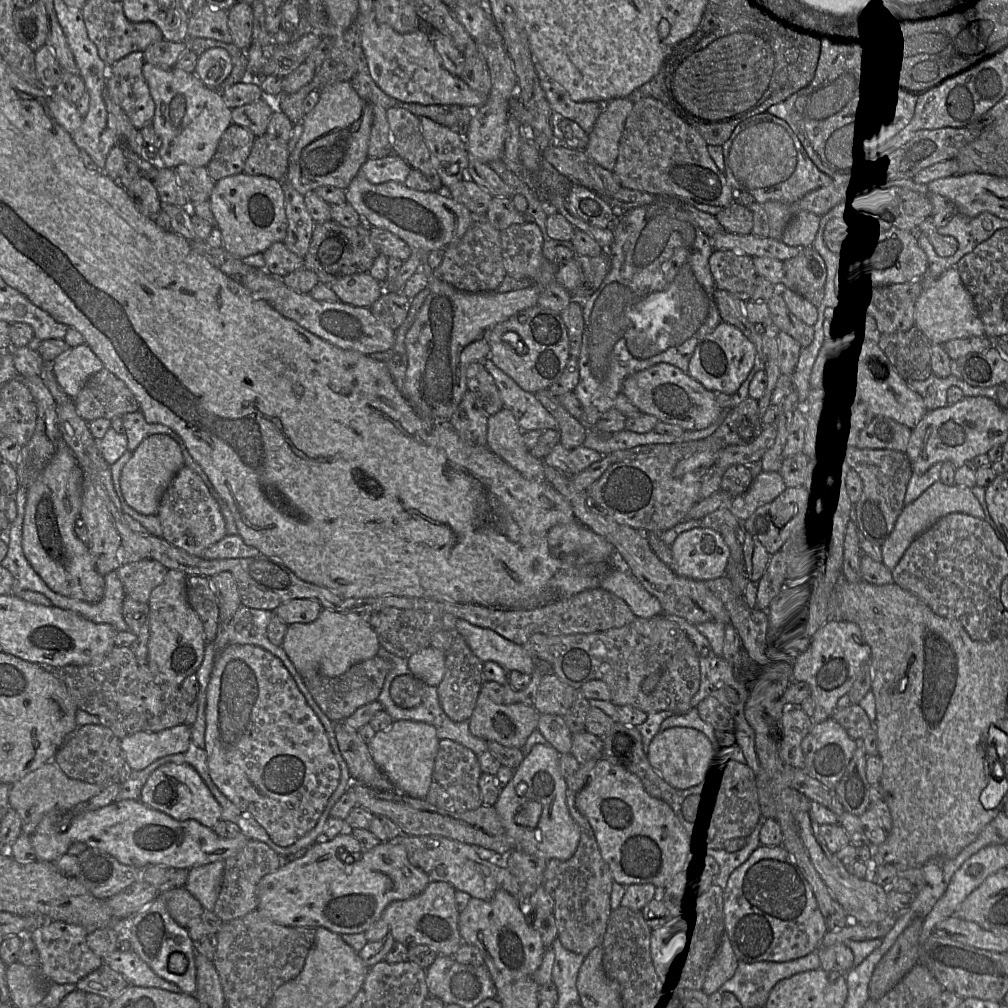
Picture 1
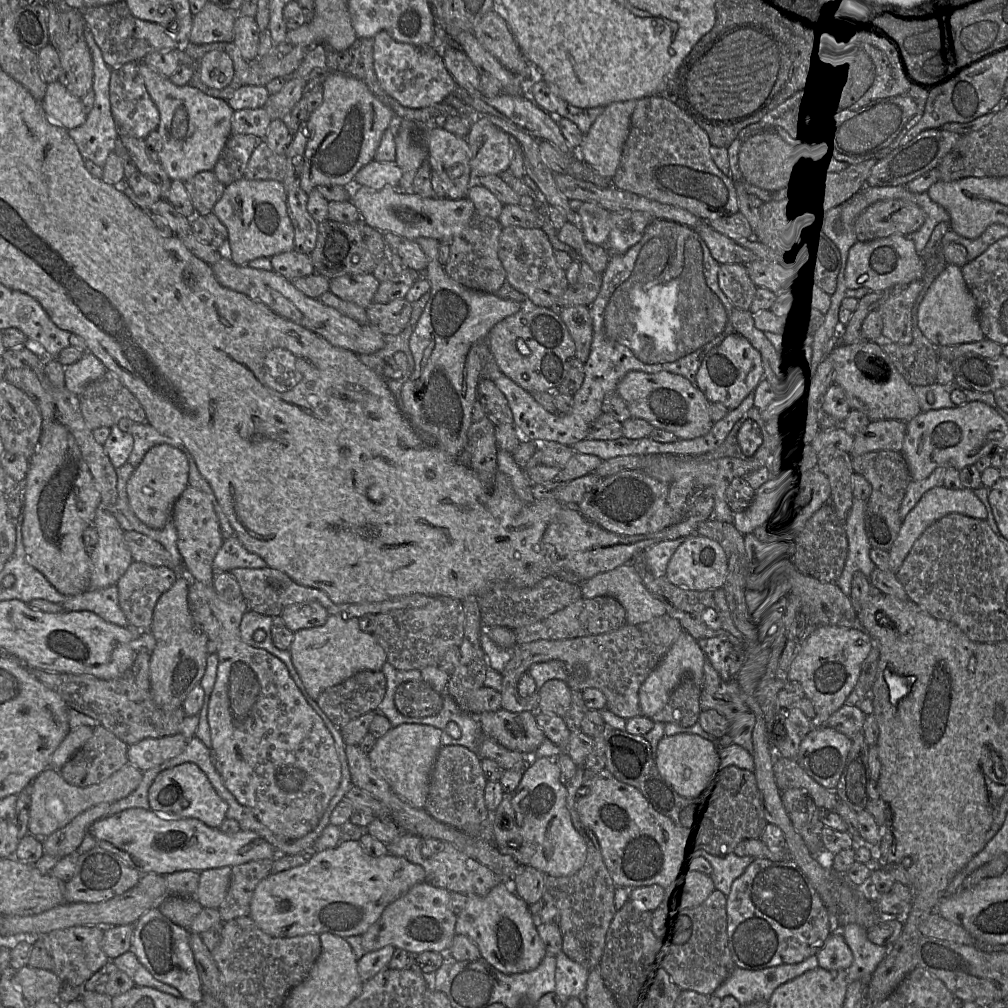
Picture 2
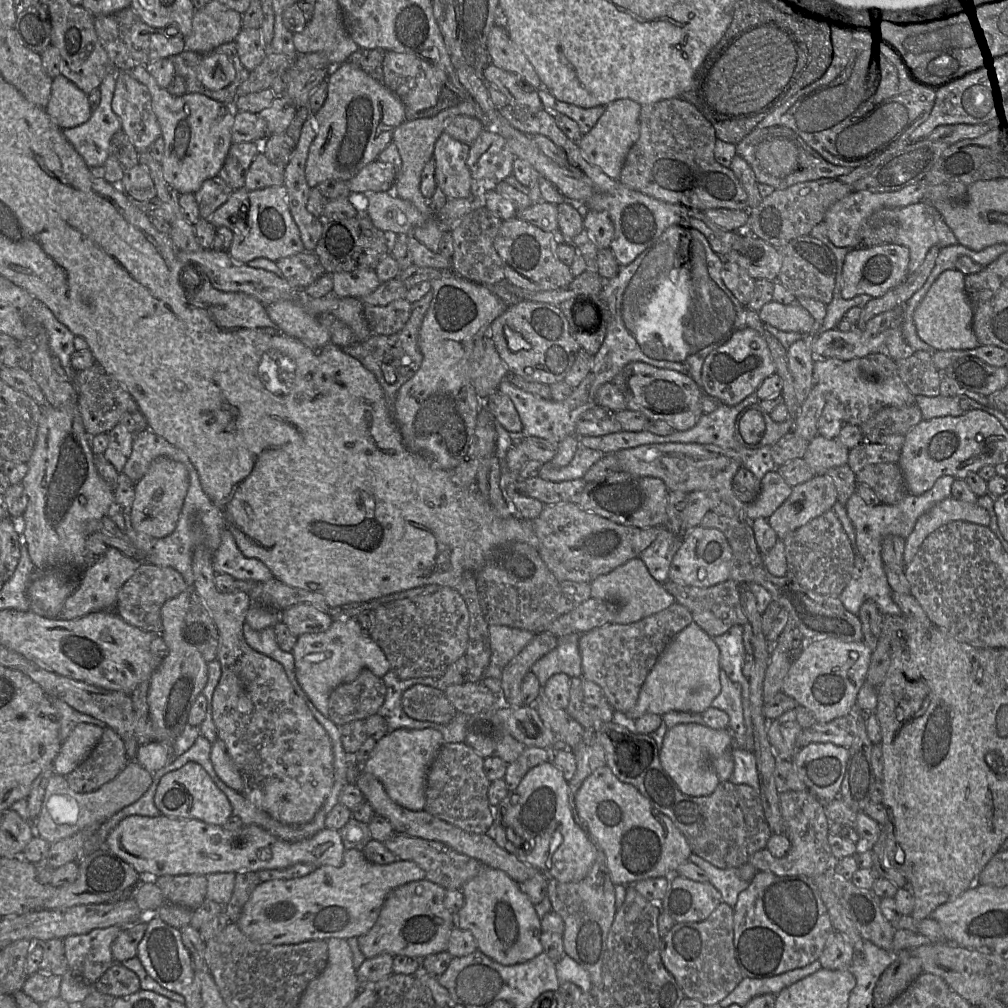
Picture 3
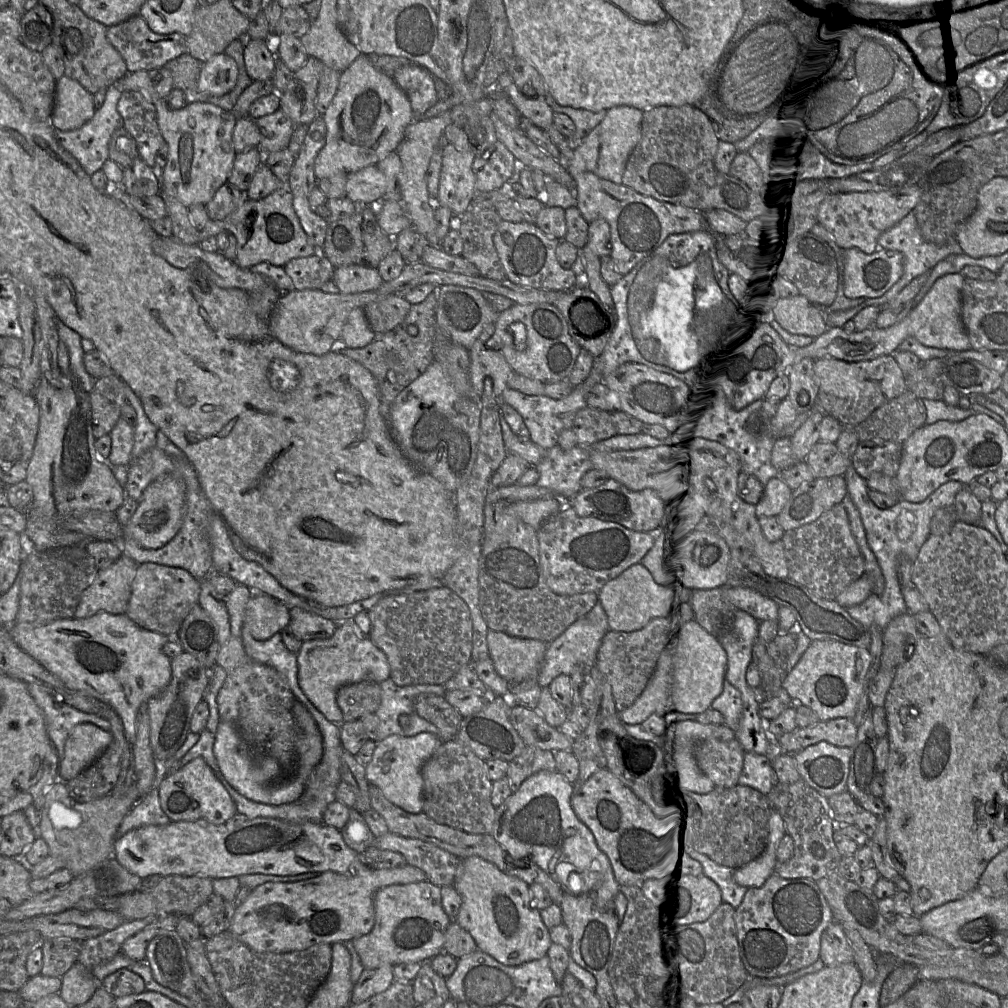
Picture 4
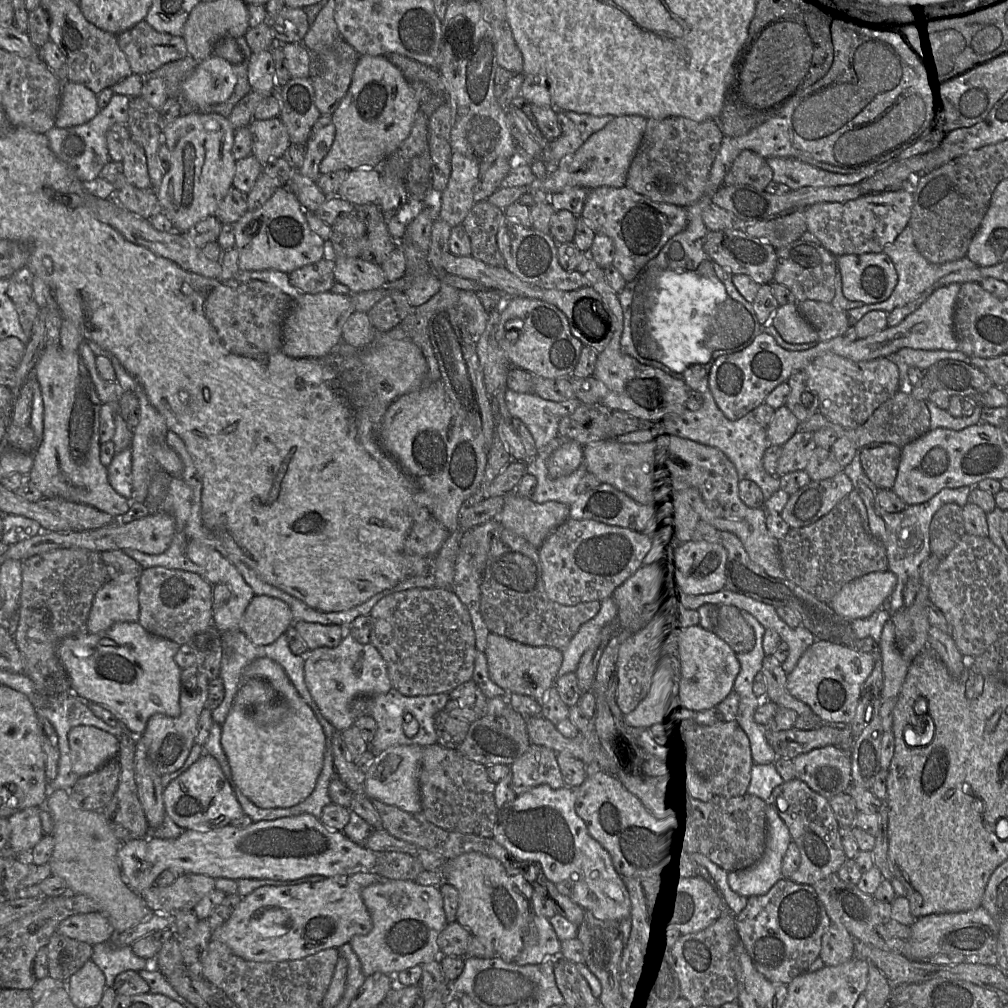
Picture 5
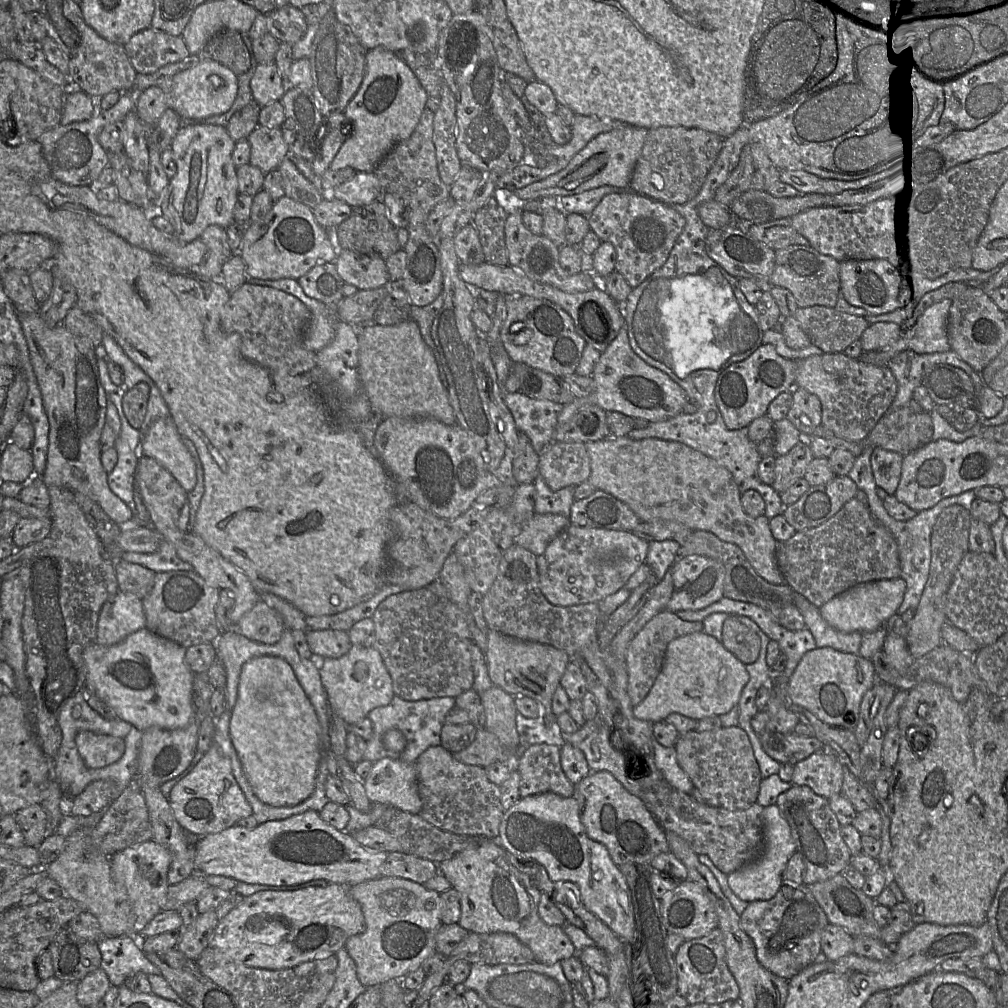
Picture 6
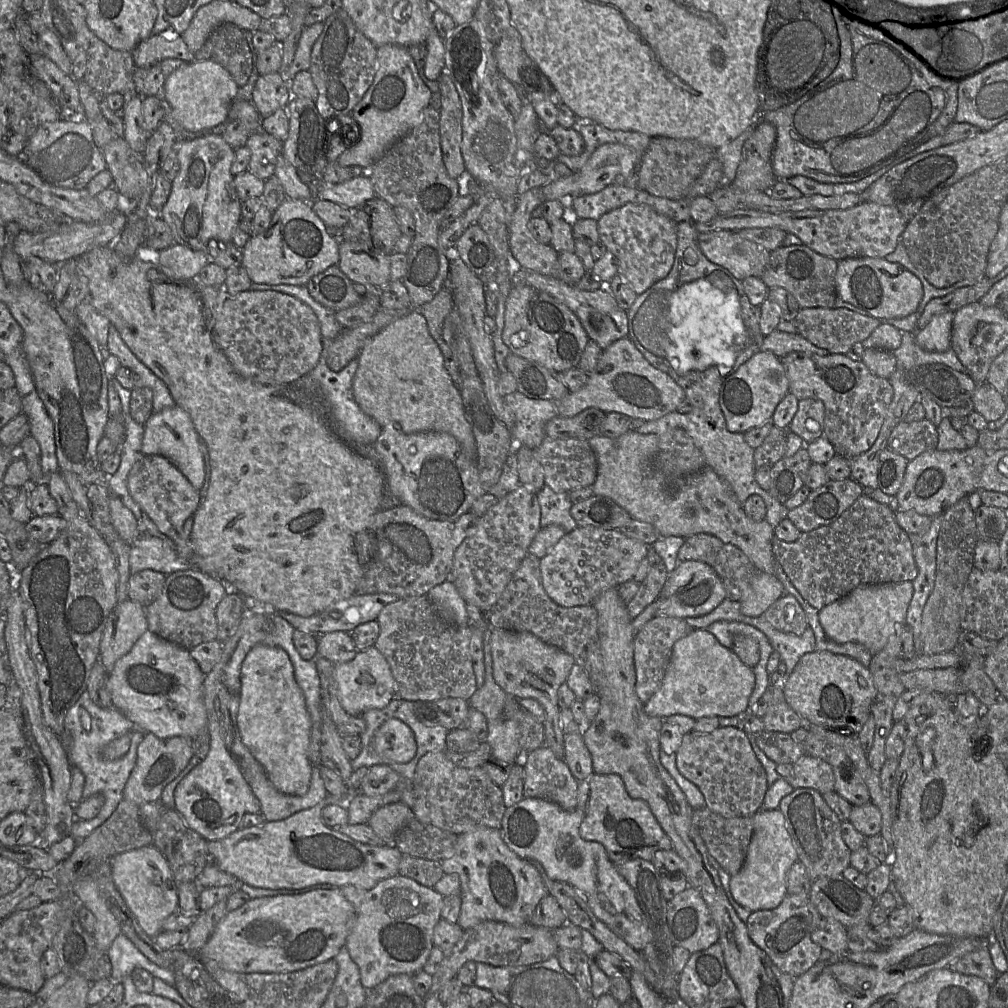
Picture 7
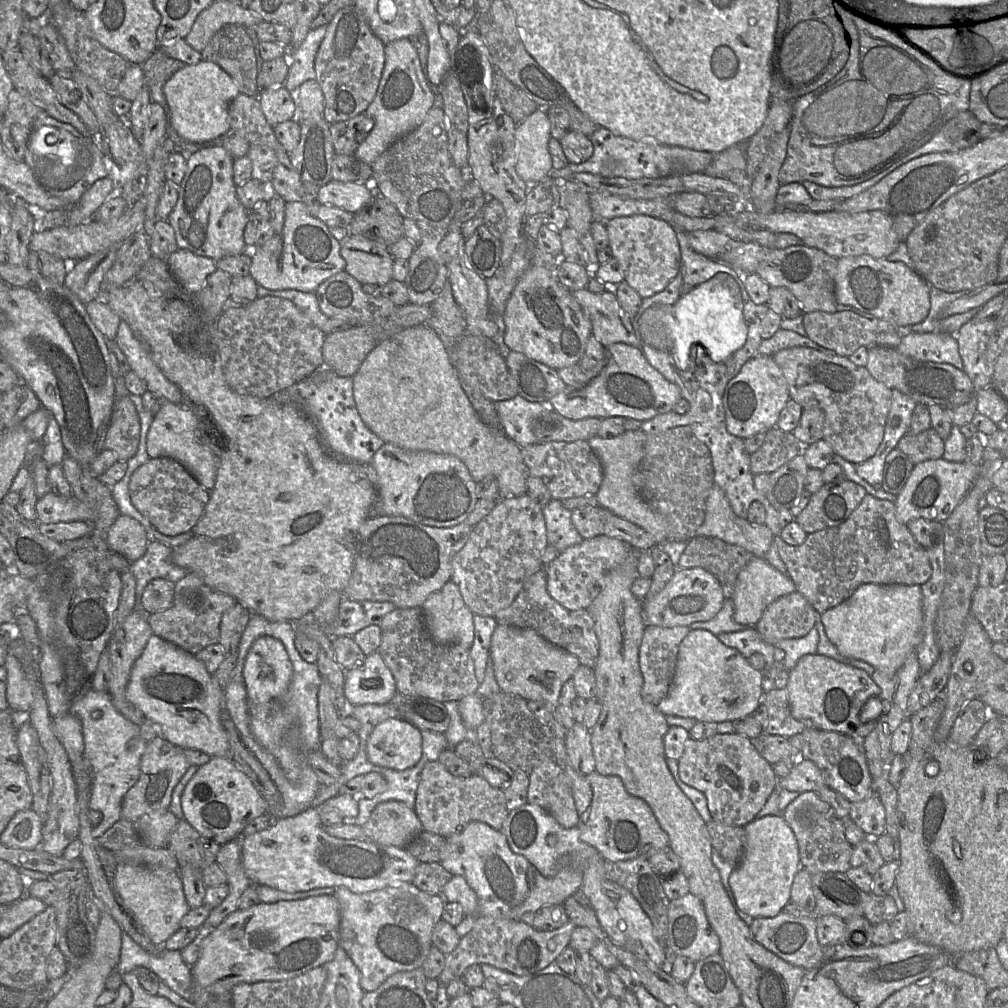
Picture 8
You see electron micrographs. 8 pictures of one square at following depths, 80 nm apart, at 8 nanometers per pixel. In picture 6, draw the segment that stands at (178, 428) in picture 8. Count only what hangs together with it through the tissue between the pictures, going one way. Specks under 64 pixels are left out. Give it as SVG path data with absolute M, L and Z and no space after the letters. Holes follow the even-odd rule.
M170 416L151 424L142 441L142 453L167 469L187 492L194 488L196 465Z

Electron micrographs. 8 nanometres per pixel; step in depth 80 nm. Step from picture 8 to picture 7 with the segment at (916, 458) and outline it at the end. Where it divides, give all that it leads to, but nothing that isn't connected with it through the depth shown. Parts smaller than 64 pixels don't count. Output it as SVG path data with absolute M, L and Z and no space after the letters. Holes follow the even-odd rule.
M925 418L914 422L900 421L889 436L886 448L913 460L925 451L936 449L937 444L937 426Z

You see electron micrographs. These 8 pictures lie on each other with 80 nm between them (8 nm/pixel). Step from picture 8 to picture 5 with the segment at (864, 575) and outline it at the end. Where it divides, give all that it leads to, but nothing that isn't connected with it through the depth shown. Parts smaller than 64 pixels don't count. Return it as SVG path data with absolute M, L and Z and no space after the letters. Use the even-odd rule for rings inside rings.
M848 497L842 499L817 522L802 528L791 528L787 535L779 540L779 555L786 579L825 603L830 603L840 589L850 581L872 572L888 571L884 545L864 528L858 510Z

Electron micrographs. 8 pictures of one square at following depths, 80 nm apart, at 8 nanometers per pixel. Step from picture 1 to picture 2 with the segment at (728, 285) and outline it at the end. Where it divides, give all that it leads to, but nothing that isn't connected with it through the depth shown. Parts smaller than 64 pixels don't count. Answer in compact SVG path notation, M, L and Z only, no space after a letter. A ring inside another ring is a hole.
M740 263L720 264L718 282L734 307L750 309L756 285L746 265Z

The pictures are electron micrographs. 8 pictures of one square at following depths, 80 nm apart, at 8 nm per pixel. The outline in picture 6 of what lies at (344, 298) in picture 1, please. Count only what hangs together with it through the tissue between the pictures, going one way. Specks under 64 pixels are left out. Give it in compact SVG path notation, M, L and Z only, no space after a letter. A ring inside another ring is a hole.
M340 250L335 260L336 271L341 279L358 290L371 290L389 281L386 261L352 250Z

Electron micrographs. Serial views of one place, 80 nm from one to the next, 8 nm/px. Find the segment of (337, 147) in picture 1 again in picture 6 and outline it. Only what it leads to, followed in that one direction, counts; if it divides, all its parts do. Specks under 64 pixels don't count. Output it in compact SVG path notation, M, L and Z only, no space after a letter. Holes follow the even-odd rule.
M382 46L368 50L361 85L343 111L352 124L352 131L331 161L329 169L349 167L356 172L373 172L395 145L412 134L427 98L415 74L395 52Z

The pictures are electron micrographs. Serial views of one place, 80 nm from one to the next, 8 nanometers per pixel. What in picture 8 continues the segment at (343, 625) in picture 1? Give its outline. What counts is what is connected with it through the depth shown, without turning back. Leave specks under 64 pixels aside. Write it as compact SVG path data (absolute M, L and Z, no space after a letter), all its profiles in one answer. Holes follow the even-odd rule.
M380 653L366 657L361 668L345 672L345 697L348 704L386 704L397 693L395 679Z

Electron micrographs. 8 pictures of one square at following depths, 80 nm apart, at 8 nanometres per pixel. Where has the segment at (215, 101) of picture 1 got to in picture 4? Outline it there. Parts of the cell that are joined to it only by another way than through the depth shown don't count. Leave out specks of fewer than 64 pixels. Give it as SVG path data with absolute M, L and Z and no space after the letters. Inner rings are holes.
M144 70L128 72L112 86L121 93L124 91L138 91L155 106L158 126L165 142L168 144L167 163L161 171L158 171L161 178L161 188L173 195L186 208L192 205L205 206L213 198L218 188L227 182L233 168L236 155L233 147L233 131L238 117L236 117L233 111L225 111L208 102L187 103L181 109L171 110L166 100L158 96L148 71Z

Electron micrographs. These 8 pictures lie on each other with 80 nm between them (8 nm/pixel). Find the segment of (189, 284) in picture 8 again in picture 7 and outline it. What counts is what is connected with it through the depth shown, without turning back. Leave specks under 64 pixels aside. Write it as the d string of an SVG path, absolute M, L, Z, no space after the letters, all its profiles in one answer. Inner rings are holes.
M177 243L154 255L168 275L180 280L193 280L208 263L205 251L193 250Z

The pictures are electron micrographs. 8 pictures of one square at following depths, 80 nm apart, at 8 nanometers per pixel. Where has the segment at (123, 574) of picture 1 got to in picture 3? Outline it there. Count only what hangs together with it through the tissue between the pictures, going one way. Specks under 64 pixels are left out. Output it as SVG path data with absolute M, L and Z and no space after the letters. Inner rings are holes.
M142 563L118 592L117 614L129 625L161 636L161 608L170 599L191 588L175 569Z

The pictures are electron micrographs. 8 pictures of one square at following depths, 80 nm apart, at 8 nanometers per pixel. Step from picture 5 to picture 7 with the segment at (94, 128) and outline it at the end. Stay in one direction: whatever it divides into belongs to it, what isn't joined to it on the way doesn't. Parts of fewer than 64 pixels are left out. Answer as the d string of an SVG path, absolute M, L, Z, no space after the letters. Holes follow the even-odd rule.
M65 113L58 120L39 126L28 141L22 159L48 183L75 190L86 188L98 173L107 169L103 150L95 144L85 114Z

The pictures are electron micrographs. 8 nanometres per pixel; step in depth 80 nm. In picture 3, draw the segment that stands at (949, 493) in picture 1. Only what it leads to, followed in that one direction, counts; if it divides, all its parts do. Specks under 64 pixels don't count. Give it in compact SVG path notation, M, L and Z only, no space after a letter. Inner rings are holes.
M948 497L937 503L932 509L916 521L911 534L905 539L903 561L909 564L918 548L929 534L952 521L967 521L989 526L990 516L978 503L967 503Z

